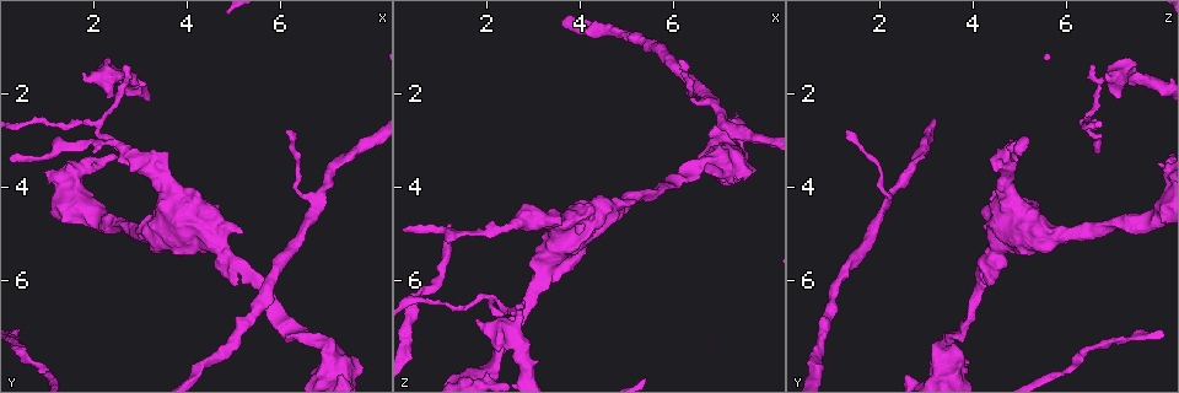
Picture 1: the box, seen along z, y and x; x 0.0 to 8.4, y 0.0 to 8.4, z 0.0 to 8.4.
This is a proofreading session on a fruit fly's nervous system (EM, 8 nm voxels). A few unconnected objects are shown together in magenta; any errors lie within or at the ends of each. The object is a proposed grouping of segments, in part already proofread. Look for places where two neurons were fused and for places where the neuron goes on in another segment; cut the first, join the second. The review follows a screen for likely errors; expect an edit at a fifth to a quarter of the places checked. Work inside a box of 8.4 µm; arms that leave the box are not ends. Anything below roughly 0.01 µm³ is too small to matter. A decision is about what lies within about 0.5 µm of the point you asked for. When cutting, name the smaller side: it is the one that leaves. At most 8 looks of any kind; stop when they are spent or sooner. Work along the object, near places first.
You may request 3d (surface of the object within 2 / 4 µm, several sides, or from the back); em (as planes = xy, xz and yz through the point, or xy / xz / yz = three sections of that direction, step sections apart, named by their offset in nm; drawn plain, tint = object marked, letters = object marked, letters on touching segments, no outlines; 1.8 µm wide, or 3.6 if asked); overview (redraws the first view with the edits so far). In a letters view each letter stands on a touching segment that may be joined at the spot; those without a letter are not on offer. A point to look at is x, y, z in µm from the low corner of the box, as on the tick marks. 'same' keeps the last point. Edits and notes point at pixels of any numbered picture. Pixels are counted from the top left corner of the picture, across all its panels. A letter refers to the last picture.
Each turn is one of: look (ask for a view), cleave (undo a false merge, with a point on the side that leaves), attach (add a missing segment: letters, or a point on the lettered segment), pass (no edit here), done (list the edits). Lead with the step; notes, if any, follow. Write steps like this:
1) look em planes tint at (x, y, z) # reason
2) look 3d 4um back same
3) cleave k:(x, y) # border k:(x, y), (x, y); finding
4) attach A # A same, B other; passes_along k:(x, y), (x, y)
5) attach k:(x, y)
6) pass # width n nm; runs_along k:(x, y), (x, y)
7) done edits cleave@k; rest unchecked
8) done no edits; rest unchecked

look em planes letters at (2.70, 1.40, 6.50) # tapers out

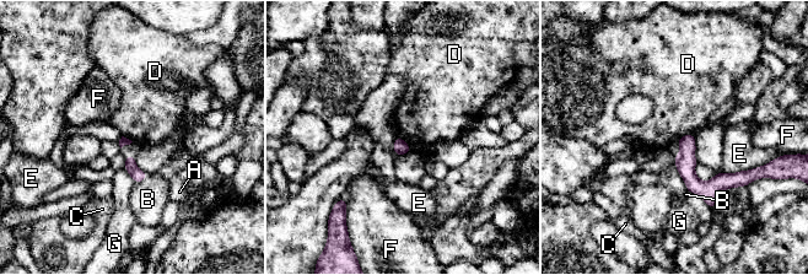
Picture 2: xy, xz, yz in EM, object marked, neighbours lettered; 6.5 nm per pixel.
pass # A other, B other, C other, D other, E other, F other, G other; runs_along 2:(680, 141), (699, 185), (741, 176); no lettered segment goes on from it

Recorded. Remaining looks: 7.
look em yz step 4 letters at (5.05, 6.05, 4.40) # free end

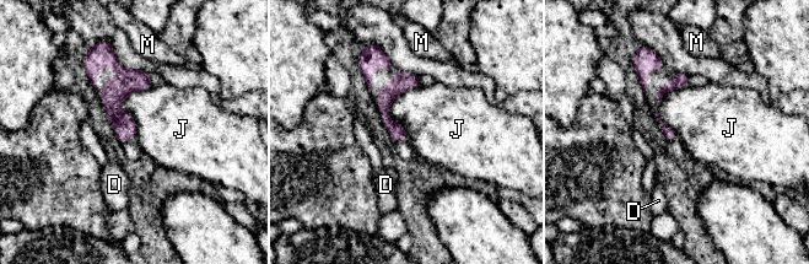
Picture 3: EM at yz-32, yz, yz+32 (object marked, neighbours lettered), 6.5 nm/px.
pass # D other, J other, M other; runs_along 3:(113, 60), (123, 139); no lettered segment goes on from it

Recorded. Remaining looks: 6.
look 3d 2um at (2.45, 3.05, 4.80) # sudden change in width

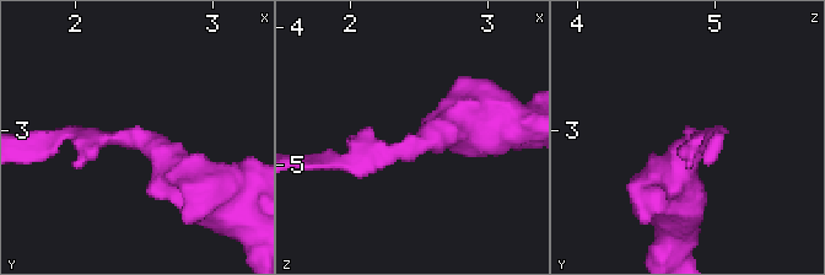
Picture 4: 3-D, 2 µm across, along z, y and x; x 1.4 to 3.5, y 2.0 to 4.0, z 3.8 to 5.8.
look em planes plain at (2.48, 3.06, 4.82)

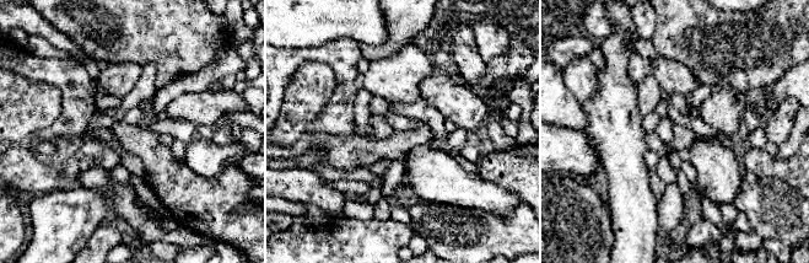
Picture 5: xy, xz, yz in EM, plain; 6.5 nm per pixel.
look em planes letters same

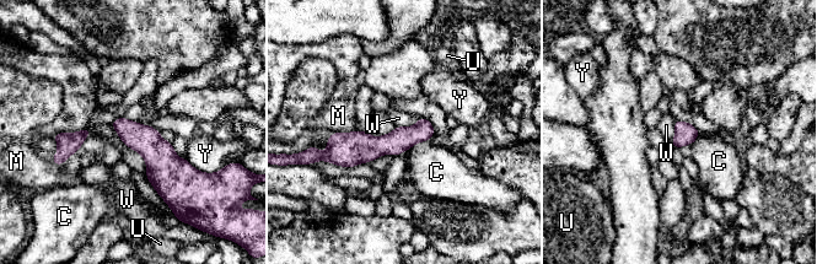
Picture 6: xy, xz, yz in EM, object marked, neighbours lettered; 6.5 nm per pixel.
pass # C other, M other, U other, W other, Y other; runs_along 6:(430, 129), (393, 144), (332, 145); one neuron here

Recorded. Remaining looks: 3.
done no edits; rest unchecked

